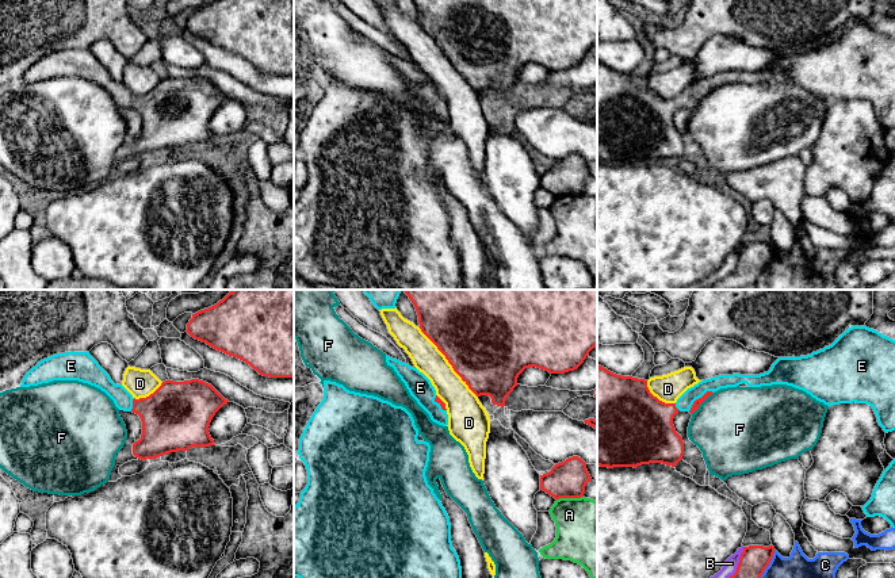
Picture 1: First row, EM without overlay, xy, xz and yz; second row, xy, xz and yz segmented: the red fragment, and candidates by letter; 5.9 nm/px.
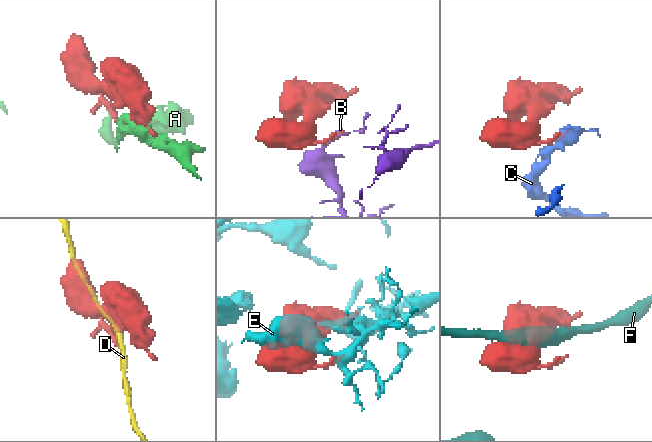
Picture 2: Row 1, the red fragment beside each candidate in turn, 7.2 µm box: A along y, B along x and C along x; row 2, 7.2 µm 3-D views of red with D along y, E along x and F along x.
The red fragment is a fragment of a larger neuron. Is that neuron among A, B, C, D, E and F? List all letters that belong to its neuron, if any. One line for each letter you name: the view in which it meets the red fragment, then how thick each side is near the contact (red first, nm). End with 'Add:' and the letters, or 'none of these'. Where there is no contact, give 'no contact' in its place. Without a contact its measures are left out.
E: contact in yz; calibres 50 and 90 nm
Add: E

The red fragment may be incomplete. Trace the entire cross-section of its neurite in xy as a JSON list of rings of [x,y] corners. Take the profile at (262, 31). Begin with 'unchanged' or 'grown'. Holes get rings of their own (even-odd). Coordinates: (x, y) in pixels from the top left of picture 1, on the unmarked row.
unchanged; [[[217,0],[192,11],[185,28],[195,37],[245,58],[263,73],[294,74],[294,0]]]

